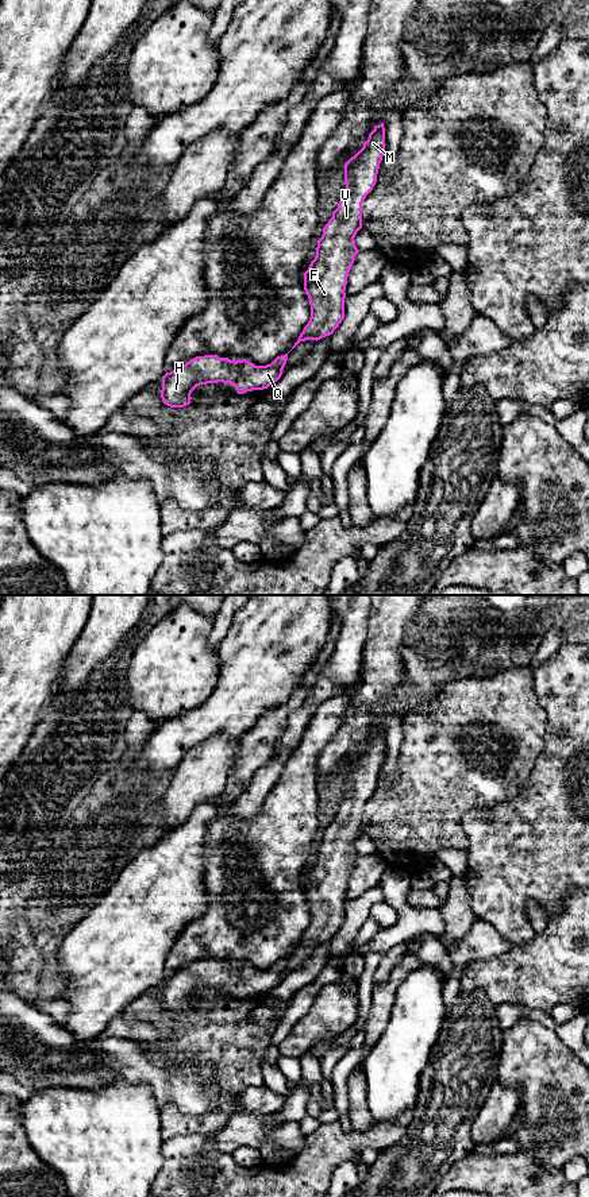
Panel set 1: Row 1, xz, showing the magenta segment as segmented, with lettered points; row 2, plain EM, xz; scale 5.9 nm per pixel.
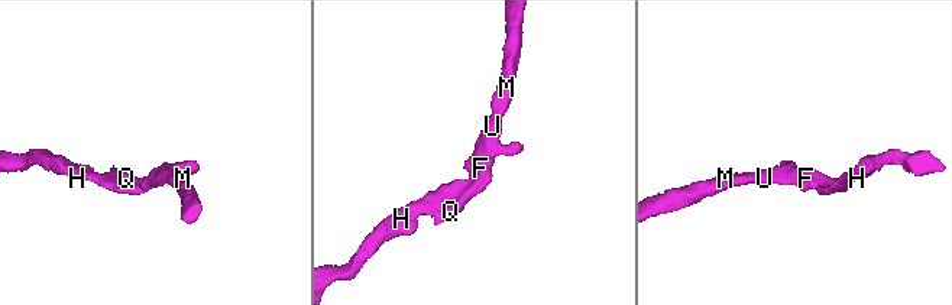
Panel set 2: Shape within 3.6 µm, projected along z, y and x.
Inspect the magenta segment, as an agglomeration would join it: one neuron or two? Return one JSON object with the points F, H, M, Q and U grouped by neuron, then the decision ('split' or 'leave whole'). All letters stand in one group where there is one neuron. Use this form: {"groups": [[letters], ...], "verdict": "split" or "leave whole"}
{"groups": [["F", "H", "M", "Q", "U"]], "verdict": "leave whole"}

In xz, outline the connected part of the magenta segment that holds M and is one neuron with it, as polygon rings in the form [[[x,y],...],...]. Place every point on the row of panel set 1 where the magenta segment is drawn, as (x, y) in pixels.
[[[384,123],[374,127],[369,134],[363,147],[344,163],[346,190],[332,217],[323,228],[323,235],[317,240],[316,256],[304,273],[304,290],[309,298],[311,317],[304,327],[292,350],[305,340],[320,340],[334,333],[344,318],[344,298],[347,277],[354,263],[358,248],[355,235],[362,228],[362,202],[373,190],[377,182],[380,163],[385,152],[385,127]]]

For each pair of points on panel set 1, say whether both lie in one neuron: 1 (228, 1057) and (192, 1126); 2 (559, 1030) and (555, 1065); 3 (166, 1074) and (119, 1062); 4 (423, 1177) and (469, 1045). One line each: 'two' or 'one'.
1: one
2: two
3: one
4: one

